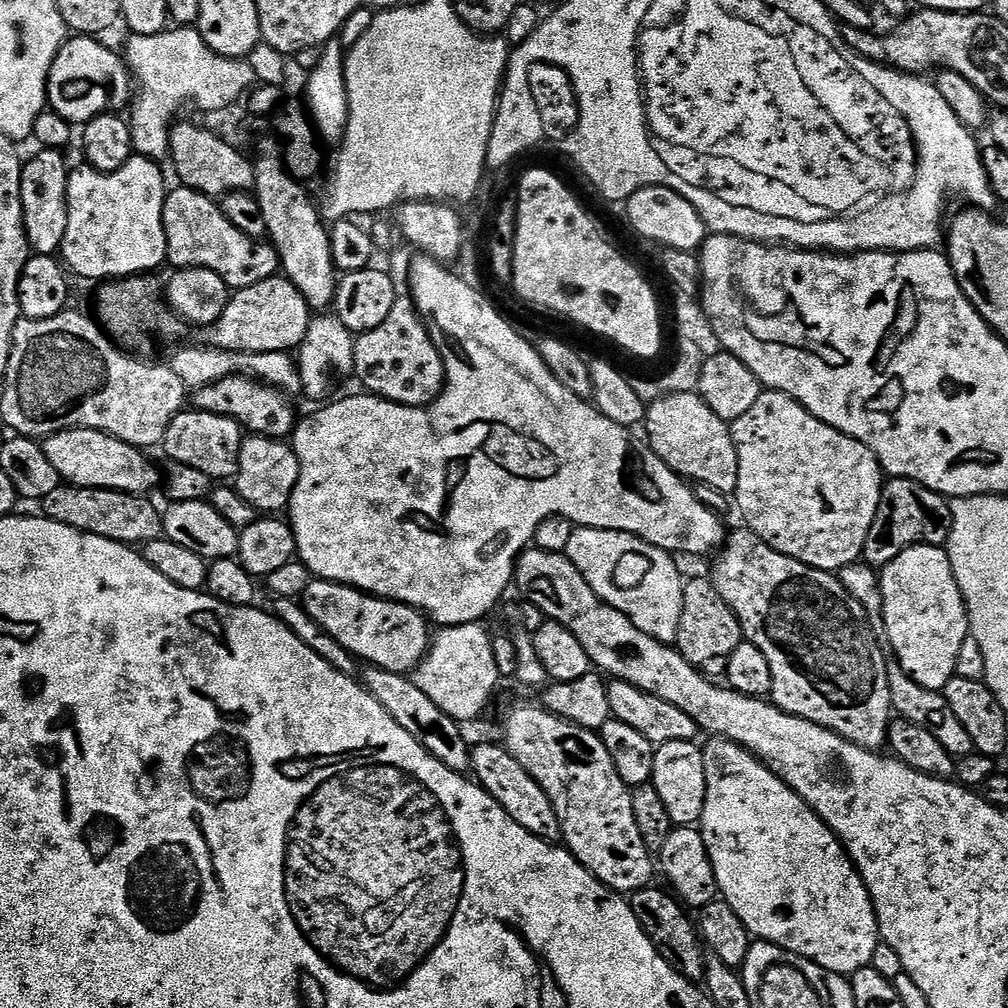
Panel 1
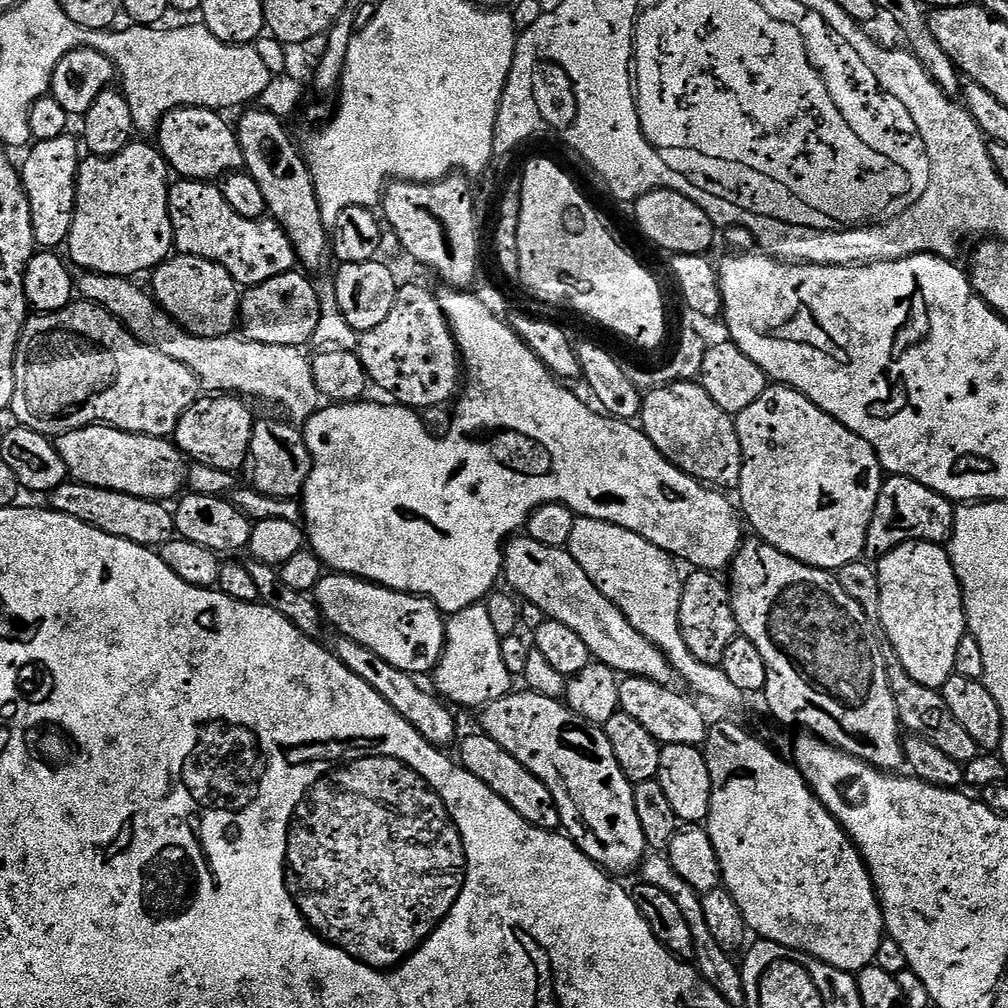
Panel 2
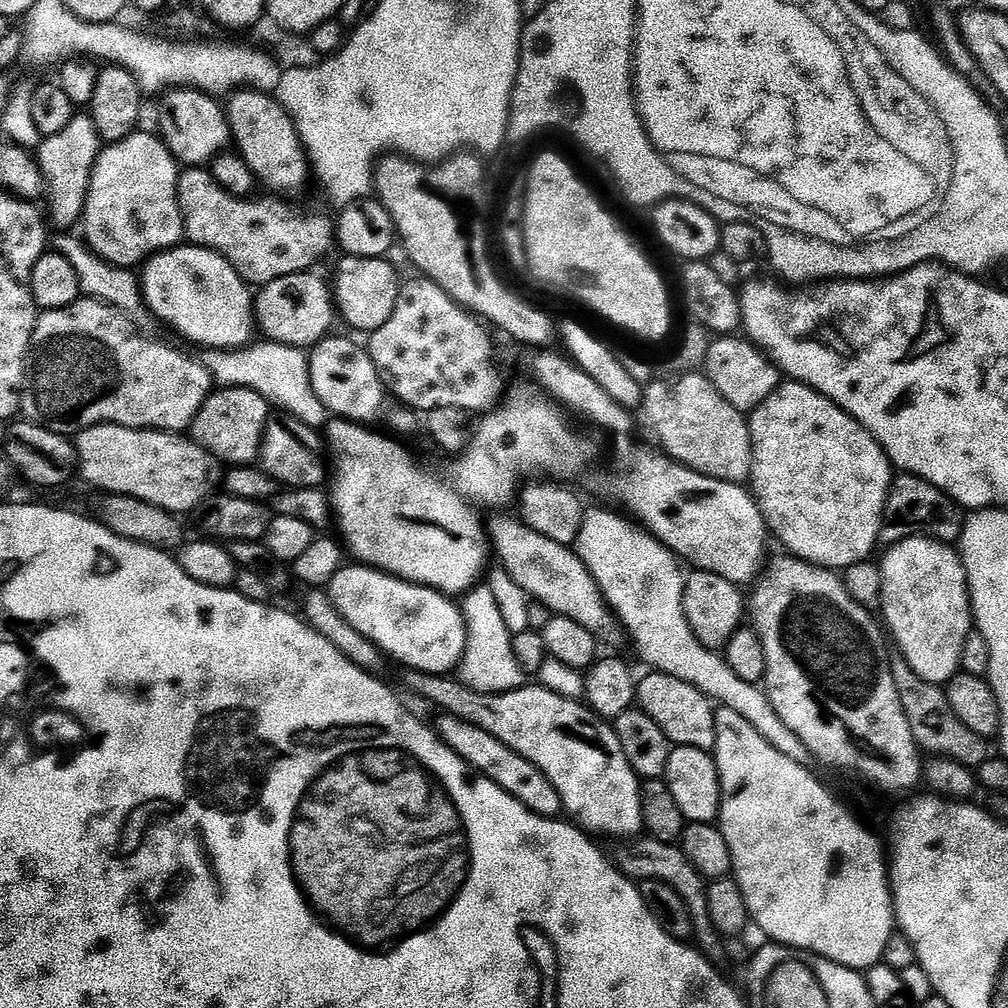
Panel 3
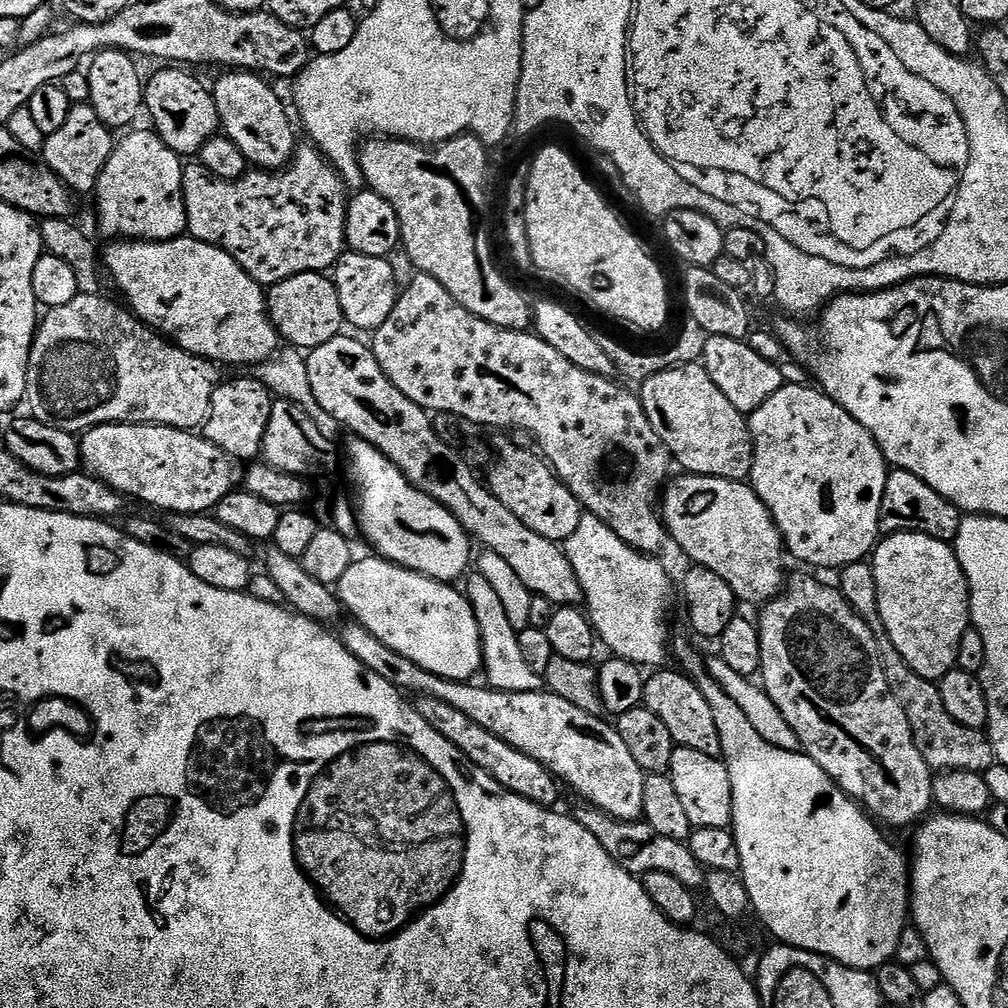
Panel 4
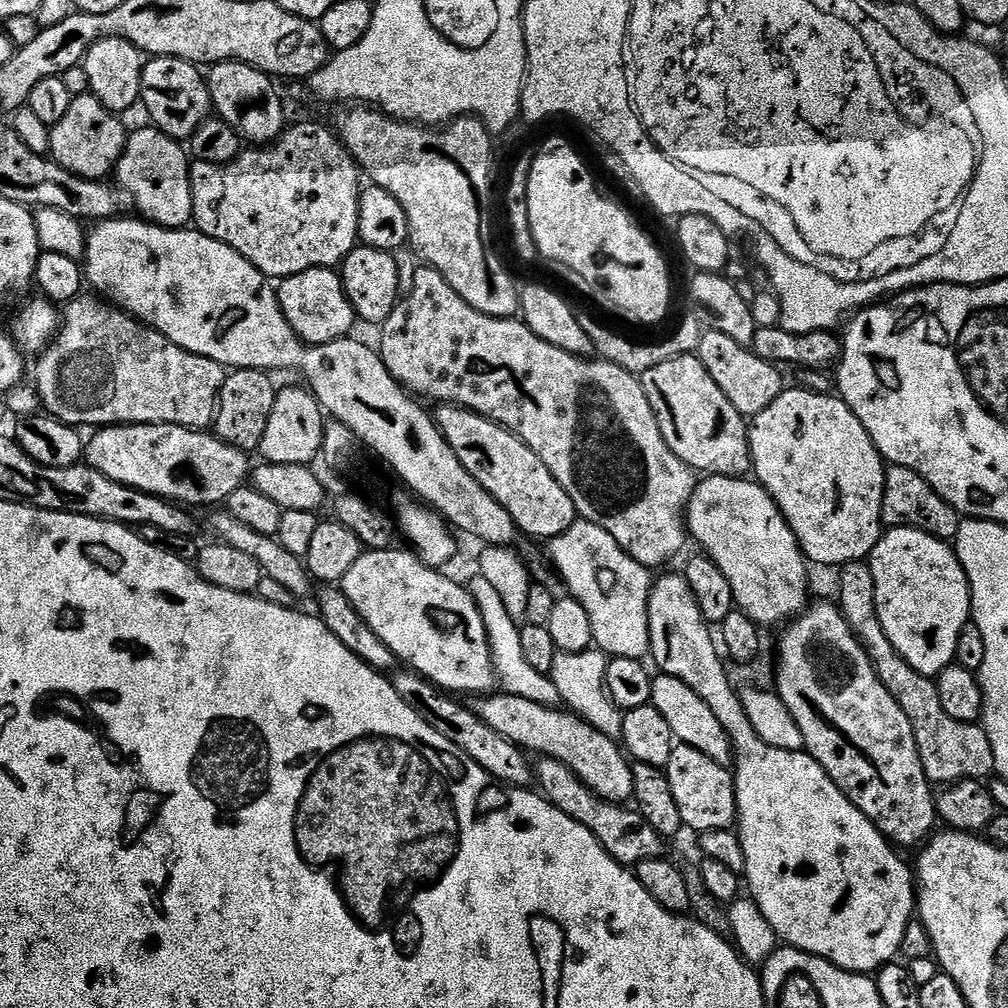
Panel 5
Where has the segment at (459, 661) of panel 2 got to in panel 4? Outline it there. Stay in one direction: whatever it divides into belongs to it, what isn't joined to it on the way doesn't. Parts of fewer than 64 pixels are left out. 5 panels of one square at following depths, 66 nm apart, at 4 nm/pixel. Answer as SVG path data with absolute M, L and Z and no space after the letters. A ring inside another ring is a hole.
M472 575L467 577L469 580L466 595L472 603L473 611L476 612L476 622L480 627L482 672L488 675L487 687L497 688L500 692L541 691L542 677L534 674L534 670L530 670L530 666L526 666L526 662L522 659L522 650L518 647L516 637L518 628L517 625L512 625L513 617L503 609L502 602L498 602L498 593L494 591L494 586L490 586L490 582L486 582L484 576Z

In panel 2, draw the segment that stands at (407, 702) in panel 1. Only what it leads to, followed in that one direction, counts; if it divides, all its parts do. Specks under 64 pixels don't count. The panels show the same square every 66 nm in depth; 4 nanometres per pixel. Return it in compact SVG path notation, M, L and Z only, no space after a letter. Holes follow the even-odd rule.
M340 636L337 641L337 644L334 645L336 657L351 672L358 674L358 678L362 678L362 682L366 682L366 686L378 690L378 694L382 694L382 698L386 698L386 702L390 702L390 706L394 706L394 710L398 710L398 714L402 718L406 718L406 722L410 722L410 726L414 726L414 730L418 730L418 734L422 734L422 738L426 738L426 742L437 746L457 743L458 735L456 736L456 720L452 717L453 709L435 691L427 692L416 681L419 679L413 673L403 672L390 666L390 662L378 658L378 654L374 654L374 650L366 650L366 646L358 646L358 642L345 636Z

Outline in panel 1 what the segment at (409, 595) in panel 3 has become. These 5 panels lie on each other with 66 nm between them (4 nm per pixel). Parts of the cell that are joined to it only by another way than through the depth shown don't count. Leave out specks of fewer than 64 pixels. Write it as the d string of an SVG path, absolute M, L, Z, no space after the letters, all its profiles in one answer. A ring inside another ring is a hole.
M315 578L309 579L302 603L306 614L310 614L321 632L365 665L408 674L420 665L428 652L430 624L418 608L393 600L380 600L357 588Z

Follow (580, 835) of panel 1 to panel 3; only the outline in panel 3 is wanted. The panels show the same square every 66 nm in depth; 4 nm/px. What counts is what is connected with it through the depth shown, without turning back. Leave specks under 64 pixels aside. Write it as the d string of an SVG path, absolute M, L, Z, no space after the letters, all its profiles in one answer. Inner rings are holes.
M411 670L403 674L405 686L414 695L429 700L434 707L441 708L441 713L486 730L486 734L510 746L526 762L538 766L550 778L554 790L558 790L561 809L569 812L567 815L585 833L593 837L613 836L620 840L616 842L624 842L627 836L636 838L644 832L640 805L642 781L630 762L626 762L615 727L601 720L580 700L560 697L536 682L513 692L481 694L472 692L448 674L435 676Z

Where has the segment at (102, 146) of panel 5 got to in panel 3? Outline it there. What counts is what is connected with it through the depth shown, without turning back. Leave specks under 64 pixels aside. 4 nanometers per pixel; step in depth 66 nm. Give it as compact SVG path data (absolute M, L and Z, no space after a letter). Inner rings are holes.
M76 114L64 130L47 137L38 149L40 173L44 176L50 224L56 230L72 230L81 223L88 197L90 174L102 147L99 134L88 114ZM40 155L40 156L39 156ZM52 215L52 220L51 216ZM53 224L53 225L52 225Z

